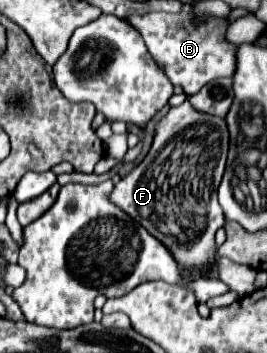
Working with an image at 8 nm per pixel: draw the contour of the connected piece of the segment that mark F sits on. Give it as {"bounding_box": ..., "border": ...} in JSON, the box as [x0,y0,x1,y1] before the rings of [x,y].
{"bounding_box":[112,101,228,285],"border":[[[184,101],[156,123],[148,155],[114,185],[112,203],[146,227],[178,259],[178,267],[184,273],[180,285],[196,279],[218,279],[214,271],[214,255],[218,249],[214,235],[224,225],[224,213],[218,205],[216,191],[224,175],[226,153],[228,129],[224,119],[200,113]]]}

